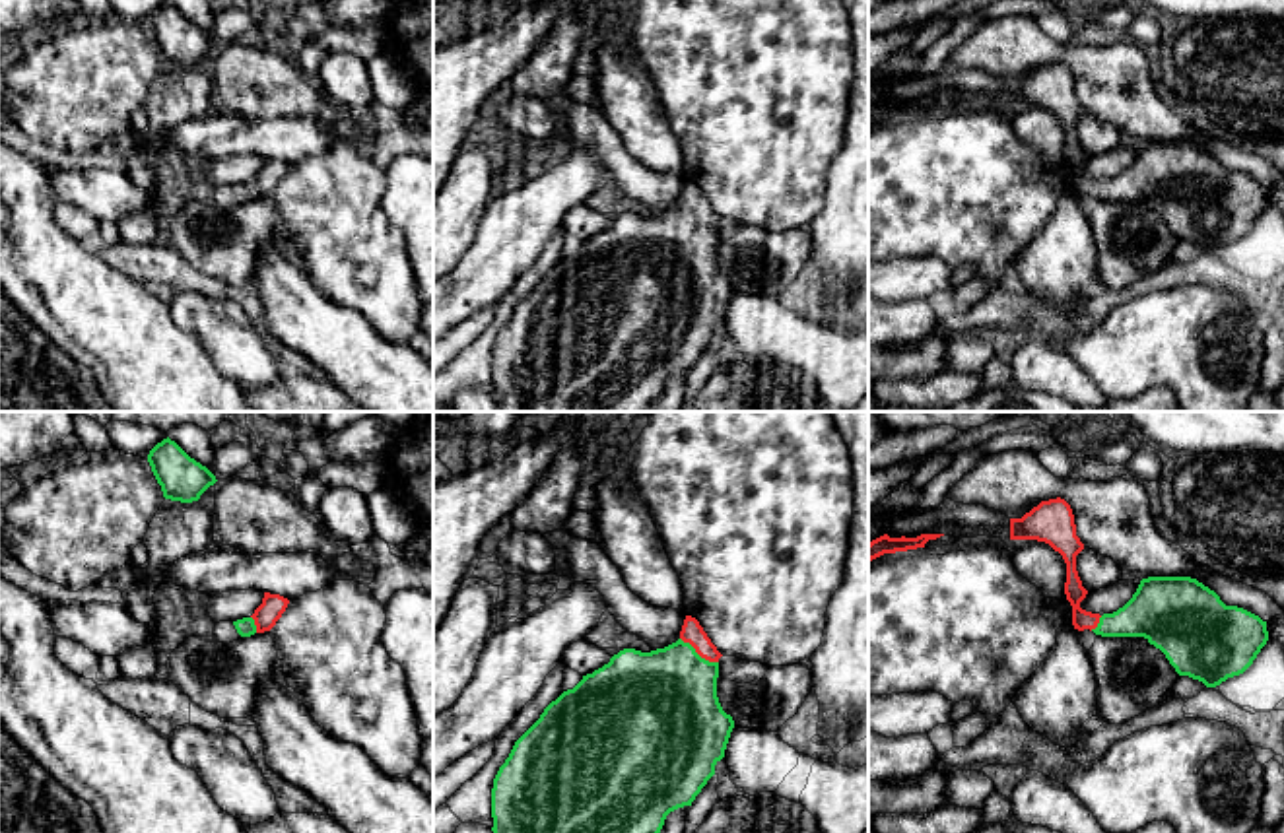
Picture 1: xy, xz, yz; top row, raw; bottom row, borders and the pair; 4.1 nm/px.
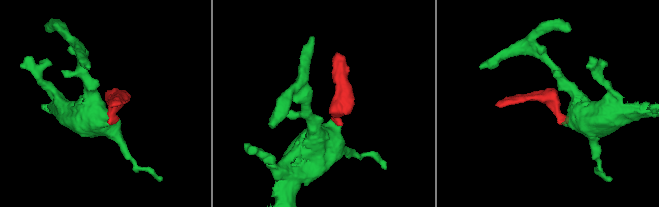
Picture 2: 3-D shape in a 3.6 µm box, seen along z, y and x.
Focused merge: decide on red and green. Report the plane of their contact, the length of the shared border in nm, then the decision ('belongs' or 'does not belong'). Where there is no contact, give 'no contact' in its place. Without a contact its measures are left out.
xz | 190 nm | belongs

